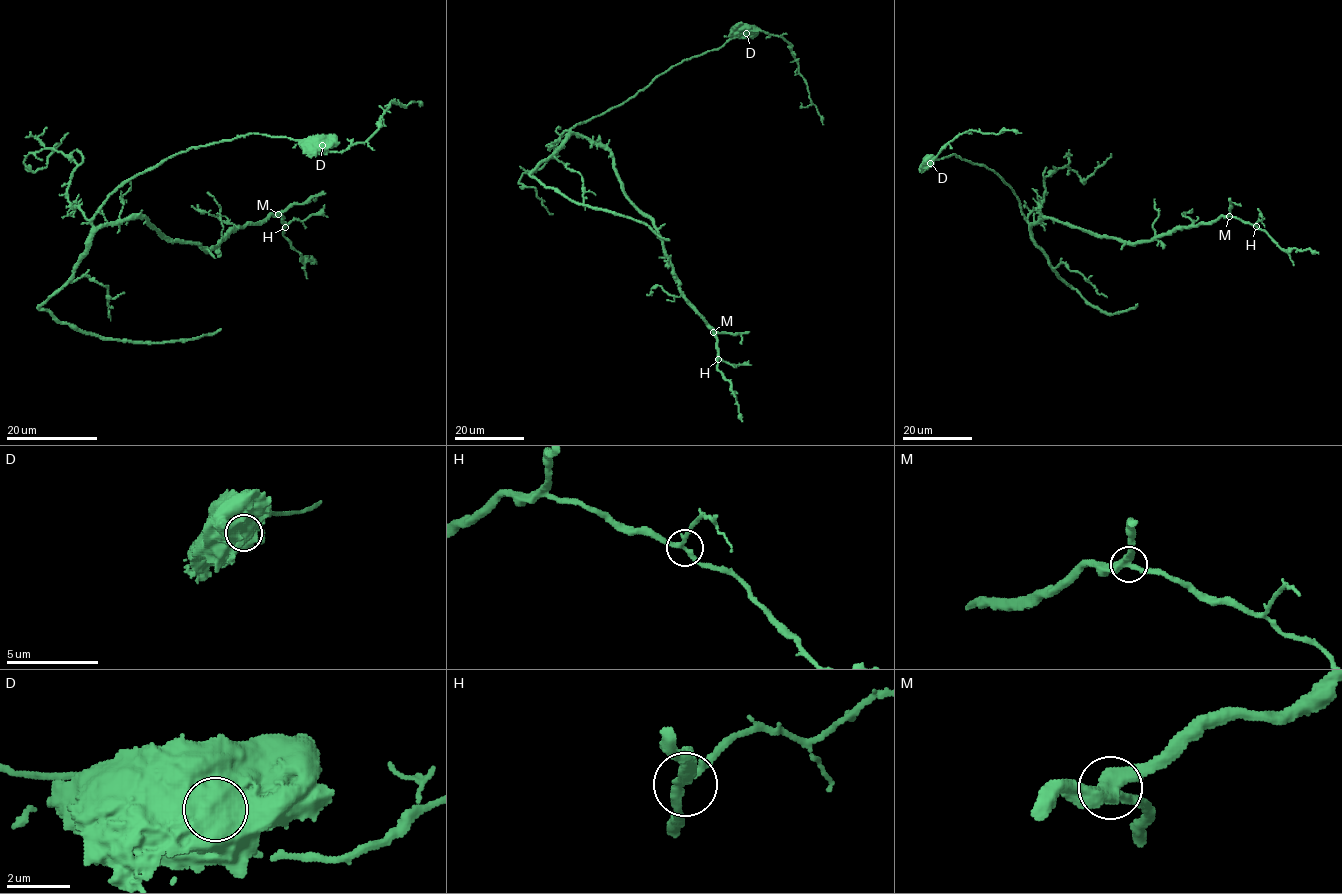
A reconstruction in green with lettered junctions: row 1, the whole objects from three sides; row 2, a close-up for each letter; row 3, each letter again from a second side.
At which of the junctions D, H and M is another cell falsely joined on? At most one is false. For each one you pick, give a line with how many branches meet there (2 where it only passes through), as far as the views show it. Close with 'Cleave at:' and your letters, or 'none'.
D: 3
Cleave at: D

